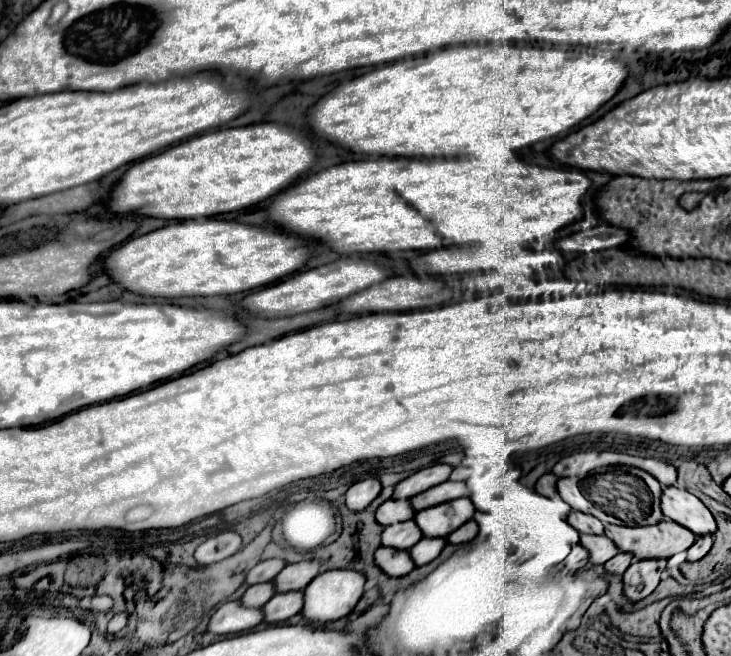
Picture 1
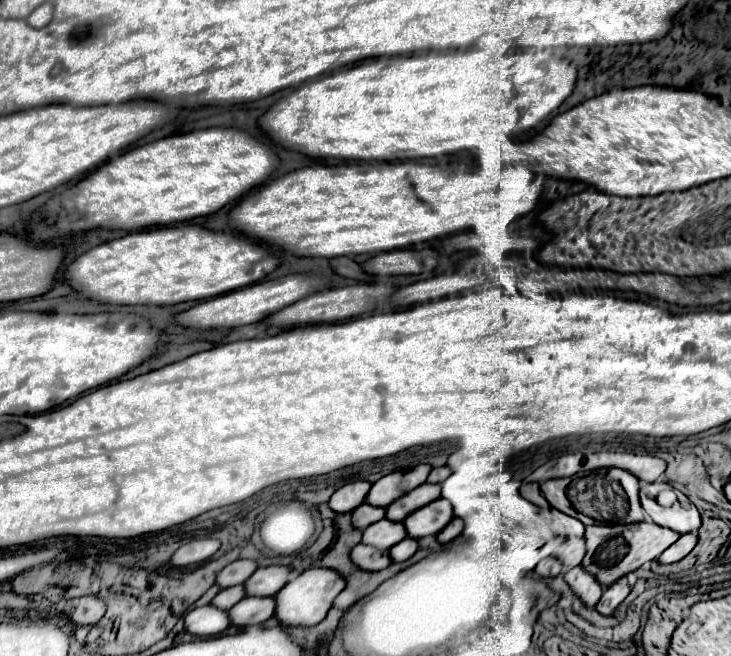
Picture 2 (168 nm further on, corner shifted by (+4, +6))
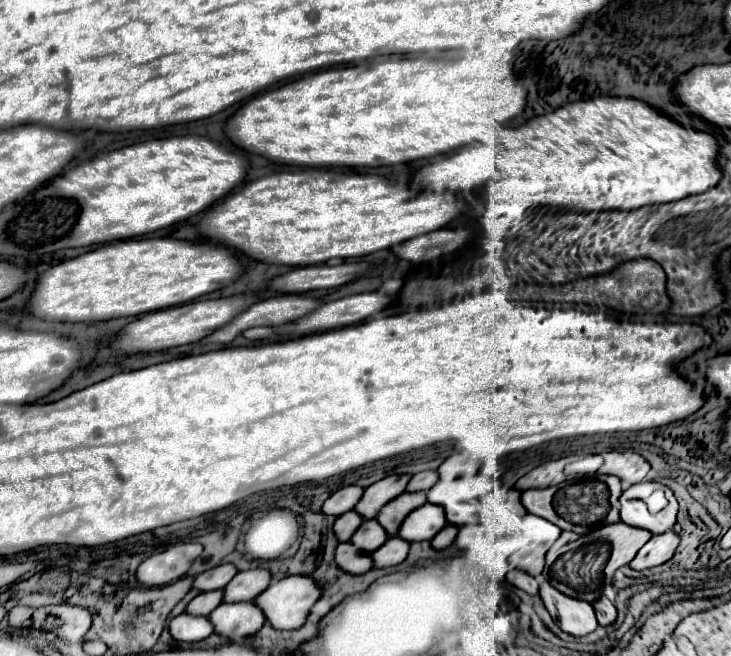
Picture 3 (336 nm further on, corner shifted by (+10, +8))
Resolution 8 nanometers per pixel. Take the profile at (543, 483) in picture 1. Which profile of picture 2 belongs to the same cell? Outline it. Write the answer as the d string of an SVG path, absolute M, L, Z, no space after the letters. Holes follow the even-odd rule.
M522 484L520 486L520 496L526 498L526 500L530 500L532 504L536 504L540 510L548 510L550 508L548 502L546 502L546 498L540 492L540 484Z

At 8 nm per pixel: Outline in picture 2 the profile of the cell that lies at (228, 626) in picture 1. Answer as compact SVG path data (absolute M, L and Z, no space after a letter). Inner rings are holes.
M202 606L194 608L184 616L184 630L190 632L196 638L208 638L218 636L230 626L230 620L224 610L218 610L214 606Z

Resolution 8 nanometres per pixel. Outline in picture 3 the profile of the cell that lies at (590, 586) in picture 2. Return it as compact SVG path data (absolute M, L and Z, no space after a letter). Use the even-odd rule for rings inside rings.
M544 578L540 584L540 596L548 612L560 622L560 628L572 636L584 636L598 628L594 608L590 602L562 594L550 584L550 578Z

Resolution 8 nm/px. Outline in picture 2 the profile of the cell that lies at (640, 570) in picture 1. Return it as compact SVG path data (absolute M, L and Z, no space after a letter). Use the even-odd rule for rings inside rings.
M620 578L614 586L610 586L610 588L604 590L604 594L602 594L602 598L600 598L596 610L598 610L602 616L612 616L614 610L618 608L618 604L620 604L628 594L630 594L630 588L628 588L626 580Z

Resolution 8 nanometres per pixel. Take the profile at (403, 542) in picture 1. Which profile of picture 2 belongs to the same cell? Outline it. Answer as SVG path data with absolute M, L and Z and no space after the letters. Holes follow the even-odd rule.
M378 520L376 524L370 524L364 532L362 532L362 542L368 546L374 546L382 552L388 552L388 548L392 548L394 544L398 544L400 540L404 540L406 528L402 522L390 522L390 520Z

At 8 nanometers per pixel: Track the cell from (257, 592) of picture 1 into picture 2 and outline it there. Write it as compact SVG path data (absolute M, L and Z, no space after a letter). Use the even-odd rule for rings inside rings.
M232 586L232 588L224 588L220 590L214 598L212 598L212 606L222 608L222 610L230 610L236 602L240 602L244 598L244 586Z

